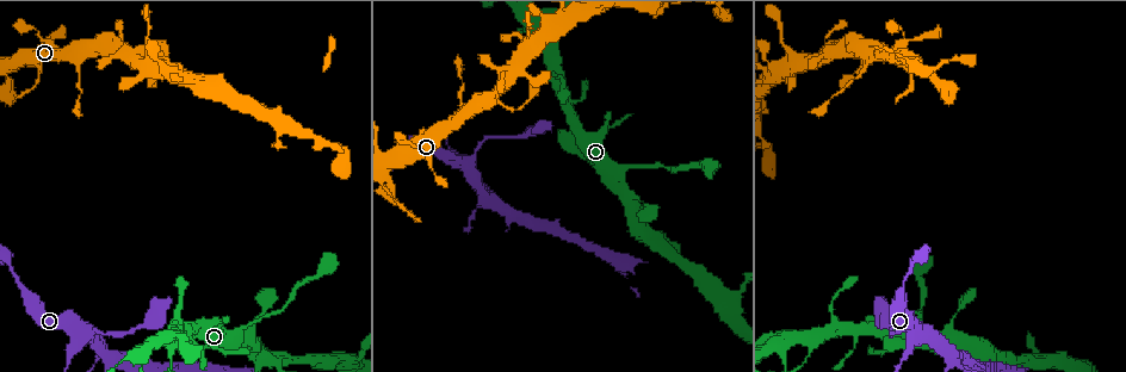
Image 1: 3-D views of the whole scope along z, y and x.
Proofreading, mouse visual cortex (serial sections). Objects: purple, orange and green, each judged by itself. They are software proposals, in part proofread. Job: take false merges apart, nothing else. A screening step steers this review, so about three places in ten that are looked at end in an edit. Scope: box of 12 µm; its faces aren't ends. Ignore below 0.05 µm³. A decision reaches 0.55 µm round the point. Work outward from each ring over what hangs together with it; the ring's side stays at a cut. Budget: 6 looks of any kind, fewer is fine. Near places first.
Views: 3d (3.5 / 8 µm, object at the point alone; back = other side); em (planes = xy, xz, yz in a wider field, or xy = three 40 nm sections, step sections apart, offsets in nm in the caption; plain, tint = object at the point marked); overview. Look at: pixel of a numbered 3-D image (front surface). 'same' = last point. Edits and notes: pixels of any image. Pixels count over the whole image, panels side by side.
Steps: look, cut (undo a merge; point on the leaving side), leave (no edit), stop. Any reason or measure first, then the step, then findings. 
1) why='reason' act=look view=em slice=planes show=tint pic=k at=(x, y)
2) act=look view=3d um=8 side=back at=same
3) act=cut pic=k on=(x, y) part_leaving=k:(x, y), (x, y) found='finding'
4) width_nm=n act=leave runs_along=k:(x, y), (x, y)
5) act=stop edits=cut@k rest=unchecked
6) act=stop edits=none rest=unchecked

why='small branch off a trunk' act=look view=3d um=3.5 pic=1 at=(82, 330)

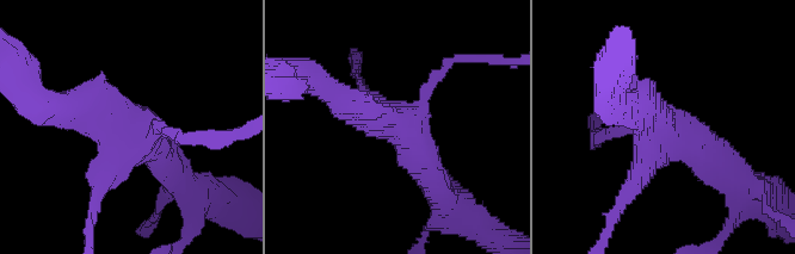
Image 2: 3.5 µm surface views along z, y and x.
act=look view=em slice=xy step=1 show=tint pic=2 at=(131, 131)

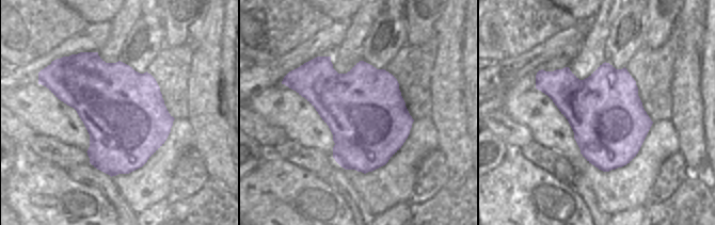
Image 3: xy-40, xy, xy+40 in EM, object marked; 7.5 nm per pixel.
arm_widths_nm=150,300,400,450 act=leave found='one cell here'

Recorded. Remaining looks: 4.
why='four or more arms meet' act=look view=3d um=3.5 pic=1 at=(996, 360)

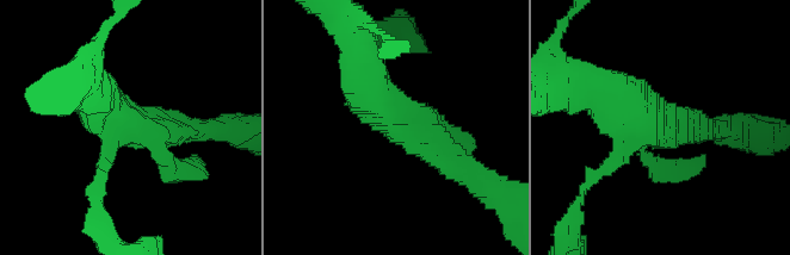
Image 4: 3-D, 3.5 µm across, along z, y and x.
act=look view=em slice=xy step=3 show=tint pic=4 at=(661, 131)

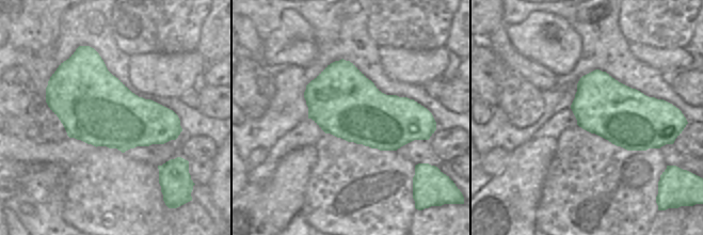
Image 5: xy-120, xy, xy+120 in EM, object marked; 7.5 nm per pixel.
arm_widths_nm=150,200,350,600 act=leave found='continuous, no second cell'

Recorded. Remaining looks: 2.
act=stop edits=none rest=unchecked

